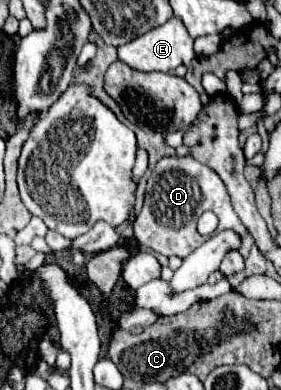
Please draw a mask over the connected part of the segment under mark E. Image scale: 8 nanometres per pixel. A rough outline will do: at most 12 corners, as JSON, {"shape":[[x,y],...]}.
{"shape":[[177,17],[121,45],[119,61],[143,73],[195,57]]}

